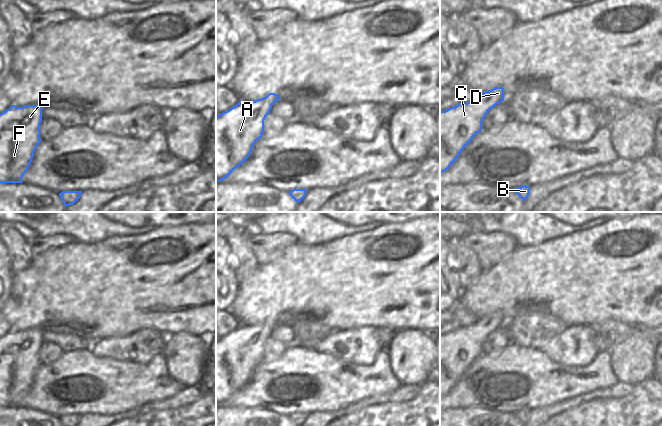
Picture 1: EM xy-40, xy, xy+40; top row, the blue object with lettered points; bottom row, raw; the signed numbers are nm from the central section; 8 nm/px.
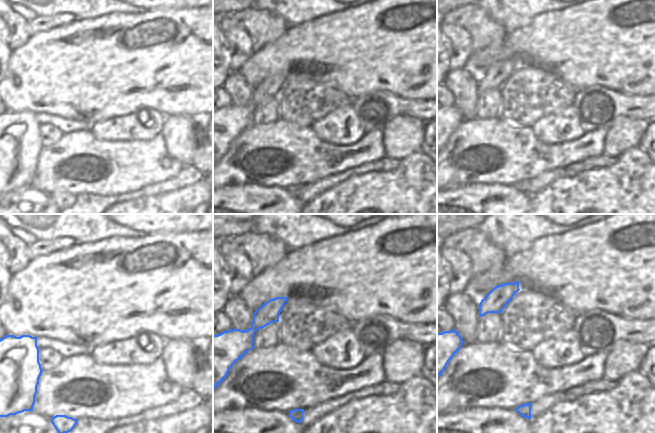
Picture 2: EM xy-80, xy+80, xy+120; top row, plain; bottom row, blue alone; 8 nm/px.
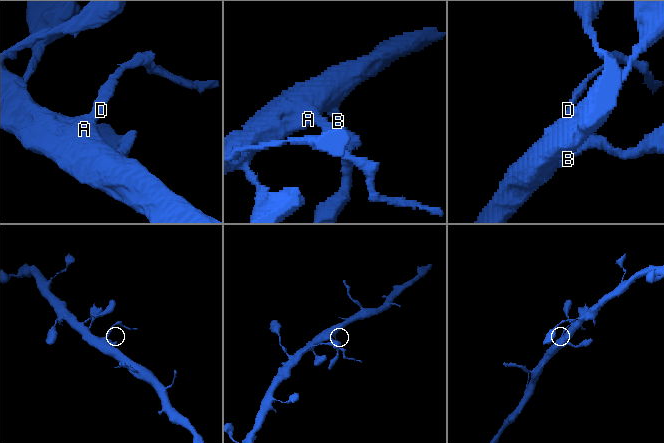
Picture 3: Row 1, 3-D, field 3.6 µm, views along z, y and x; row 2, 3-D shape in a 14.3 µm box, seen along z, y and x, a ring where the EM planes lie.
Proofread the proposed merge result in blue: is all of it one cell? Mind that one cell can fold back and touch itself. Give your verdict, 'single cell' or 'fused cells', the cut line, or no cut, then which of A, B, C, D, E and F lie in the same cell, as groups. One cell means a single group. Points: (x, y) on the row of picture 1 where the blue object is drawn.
fused cells; cut xy+40 (480, 94), (483, 96), (488, 95), (488, 101), (495, 105); groups A B C E F / D

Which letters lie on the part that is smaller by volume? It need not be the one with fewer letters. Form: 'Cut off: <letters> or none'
Cut off: D

